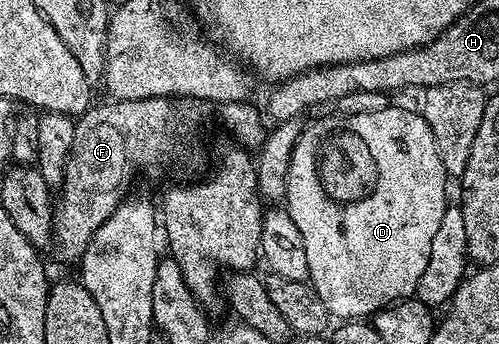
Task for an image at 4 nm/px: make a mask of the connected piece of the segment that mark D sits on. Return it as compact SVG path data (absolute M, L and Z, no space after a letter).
M390 107L383 111L371 111L350 117L330 115L322 121L309 121L304 126L291 155L290 170L287 171L285 179L283 208L295 223L295 227L299 227L299 235L303 235L303 247L307 251L309 268L308 280L334 318L365 319L385 306L393 304L394 301L409 299L416 294L419 275L423 275L427 267L427 255L431 255L431 239L435 236L435 230L439 228L439 222L443 220L447 208L445 181L447 182L447 174L439 159L439 151L435 147L435 135L431 135L431 127L427 127L420 112L413 110L412 113L409 109Z

